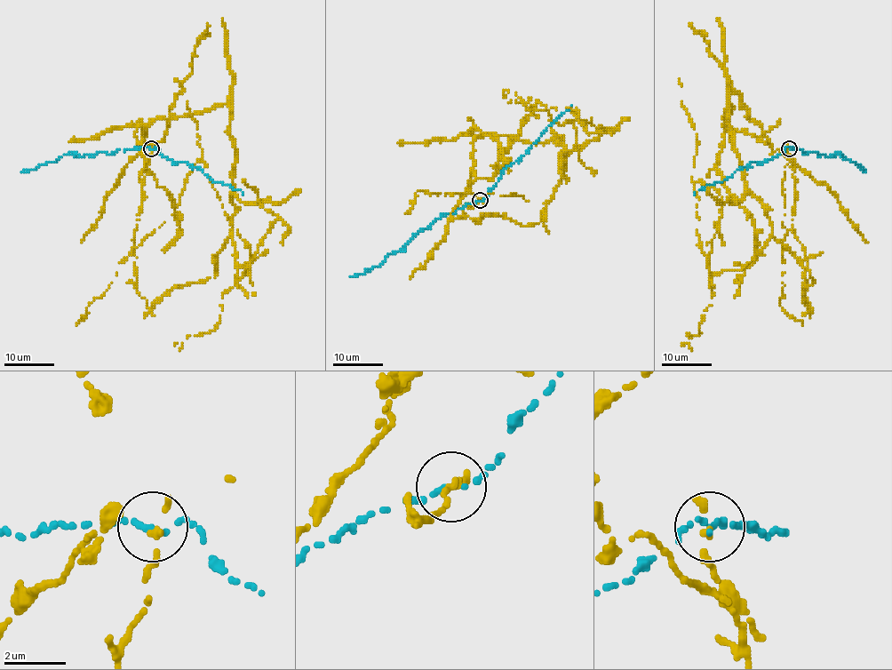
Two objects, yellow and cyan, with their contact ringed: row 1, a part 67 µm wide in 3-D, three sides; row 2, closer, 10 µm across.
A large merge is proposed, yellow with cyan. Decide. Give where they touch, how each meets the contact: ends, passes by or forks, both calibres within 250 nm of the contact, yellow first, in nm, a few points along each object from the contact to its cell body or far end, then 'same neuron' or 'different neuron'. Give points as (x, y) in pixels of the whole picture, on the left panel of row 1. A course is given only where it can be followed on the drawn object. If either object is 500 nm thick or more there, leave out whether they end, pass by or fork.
place (151, 148); yellow passes by; cyan passes by; calibres 160 and 140 nm; course yellow (151, 148), (148, 307), (215, 275), (230, 235), (230, 108), (145, 141), (208, 24); course cyan (151, 148), (107, 154), (99, 151), (83, 156), (70, 152), (54, 161), (21, 171); different neuron

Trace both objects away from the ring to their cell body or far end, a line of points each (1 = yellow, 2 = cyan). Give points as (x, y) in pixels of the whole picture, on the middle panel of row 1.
1: (480, 200), (464, 219), (544, 221), (559, 139), (481, 135), (473, 175), (492, 179), (537, 100)
2: (480, 200), (466, 203), (453, 212), (442, 214), (412, 236), (399, 251), (388, 254), (383, 262), (350, 277)

